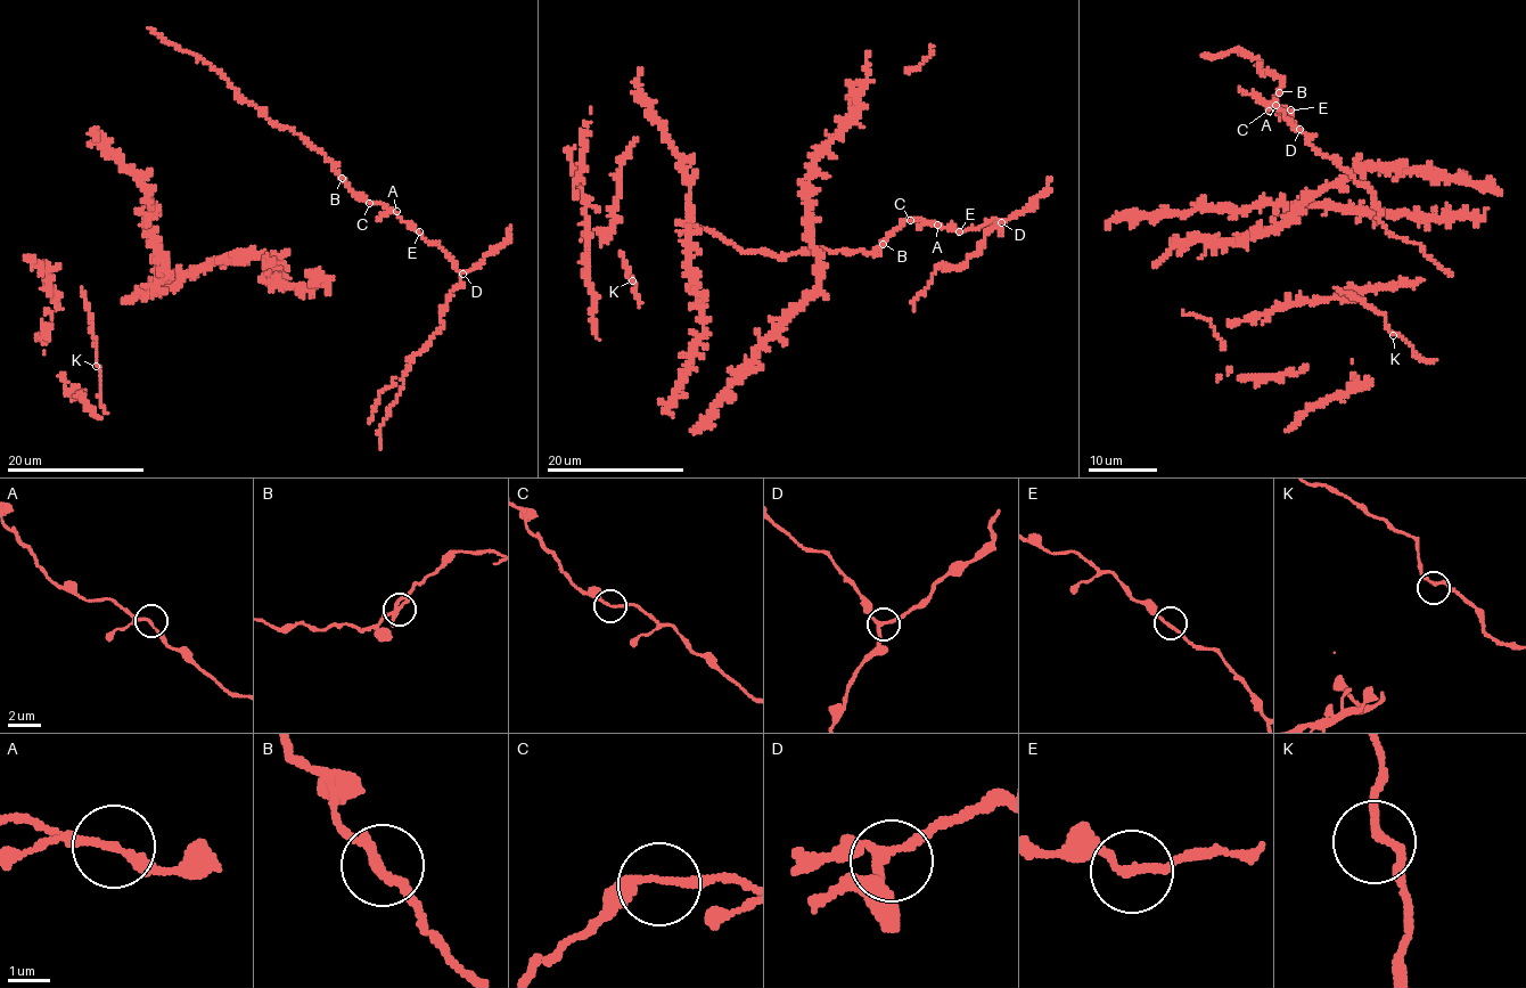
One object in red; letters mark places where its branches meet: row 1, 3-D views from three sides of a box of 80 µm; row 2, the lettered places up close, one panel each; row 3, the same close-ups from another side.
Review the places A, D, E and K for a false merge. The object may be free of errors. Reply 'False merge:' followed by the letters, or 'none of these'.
False merge: none of these

